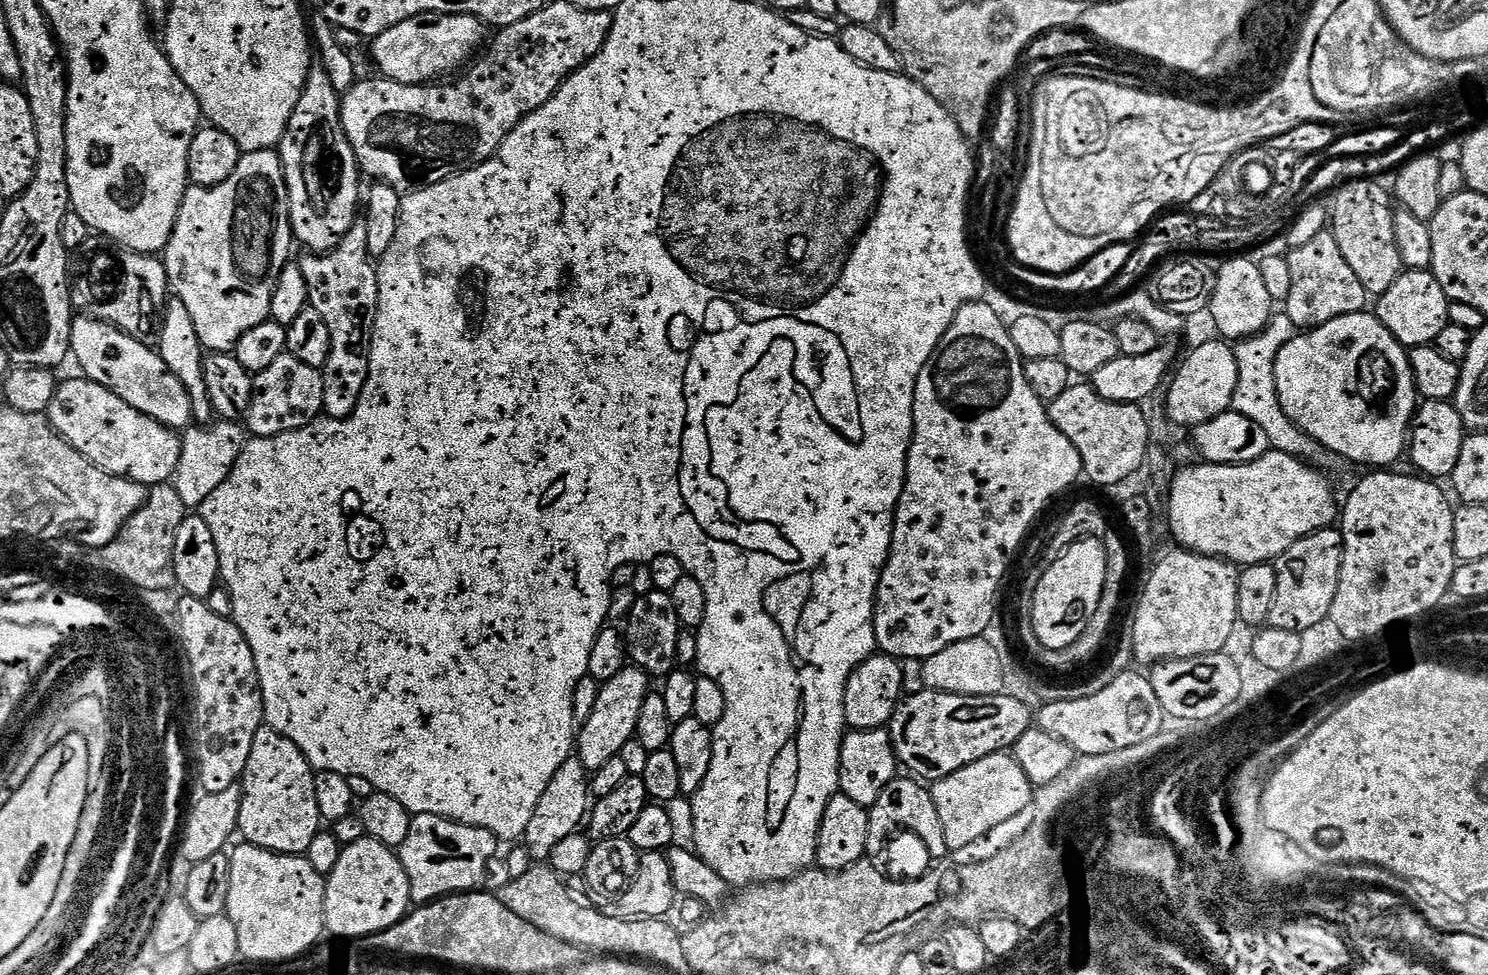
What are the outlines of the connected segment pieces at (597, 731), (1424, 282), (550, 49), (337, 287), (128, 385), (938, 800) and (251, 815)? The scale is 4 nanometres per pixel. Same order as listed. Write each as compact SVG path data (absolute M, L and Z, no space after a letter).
M627 666L610 681L600 684L598 702L594 702L594 714L590 714L588 721L578 728L578 758L589 773L598 771L606 766L606 762L610 762L610 758L619 756L622 746L635 737L638 714L650 691L648 683L648 673L641 668Z
M1428 270L1404 271L1396 279L1394 286L1386 290L1386 294L1379 296L1375 304L1374 314L1380 319L1382 326L1386 326L1386 330L1394 334L1396 341L1409 350L1435 345L1438 334L1442 334L1442 330L1450 323L1450 301L1442 286L1438 286L1438 278L1434 278Z
M549 2L542 11L527 16L522 22L499 29L492 49L480 61L477 59L463 73L465 76L453 84L403 84L383 78L357 79L353 87L343 93L340 117L361 173L365 177L373 176L373 181L390 185L395 192L407 194L482 166L491 160L504 139L531 112L543 106L564 81L602 47L612 28L612 18L612 12L587 12L574 7L571 2Z
M364 222L353 224L333 252L304 254L298 260L302 275L306 277L309 305L322 314L322 322L330 330L330 358L324 373L324 411L329 420L347 420L354 414L368 381L370 350L378 318L380 295L378 271L367 250Z
M77 315L72 321L72 350L85 377L106 386L122 402L130 402L134 410L154 418L162 426L173 430L184 430L193 423L190 394L174 373L169 372L162 362L159 351L145 341L136 339L130 333L97 320L95 315Z
M1002 751L935 781L930 791L934 806L938 806L938 818L942 818L942 826L946 830L949 853L955 854L978 843L983 836L990 835L995 828L1014 819L1019 812L1026 811L1034 786L1015 755Z
M260 728L242 773L244 797L240 807L239 835L247 843L281 852L283 856L296 858L307 853L322 828L318 798L314 798L315 781L316 772L312 765L290 738L278 734L273 728Z

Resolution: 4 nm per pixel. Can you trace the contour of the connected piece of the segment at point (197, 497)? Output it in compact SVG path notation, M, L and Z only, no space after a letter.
M220 420L210 427L192 426L183 433L174 486L189 510L197 509L226 480L245 443L245 429L235 421Z

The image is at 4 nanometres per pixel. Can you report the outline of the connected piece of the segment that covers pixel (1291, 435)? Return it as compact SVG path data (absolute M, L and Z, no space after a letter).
M1276 314L1272 317L1272 323L1264 327L1263 332L1235 345L1240 378L1238 390L1232 399L1232 408L1246 414L1246 418L1258 422L1258 426L1266 430L1275 451L1304 454L1308 447L1313 447L1314 441L1298 425L1293 424L1292 419L1282 410L1276 389L1276 359L1282 346L1286 346L1286 342L1293 340L1297 334L1298 330L1287 314Z

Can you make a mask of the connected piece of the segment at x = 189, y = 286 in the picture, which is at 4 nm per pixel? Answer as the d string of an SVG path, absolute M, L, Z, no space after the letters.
M267 148L257 152L245 152L241 155L234 174L230 174L230 178L226 178L226 182L222 182L213 188L189 187L180 207L172 236L169 238L167 246L164 247L162 261L168 275L169 289L174 293L175 299L180 300L182 306L186 306L190 319L193 320L194 326L198 329L200 343L209 353L231 353L238 341L246 334L246 330L254 330L254 326L266 322L271 317L276 283L284 267L293 259L292 248L294 249L294 237L292 235L292 223L290 222L288 191L286 190L286 178L284 177L284 167L280 161L279 151Z

